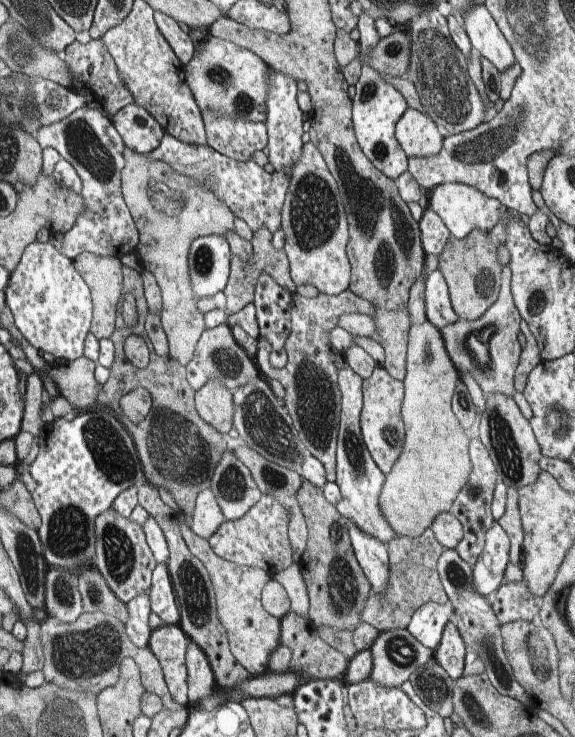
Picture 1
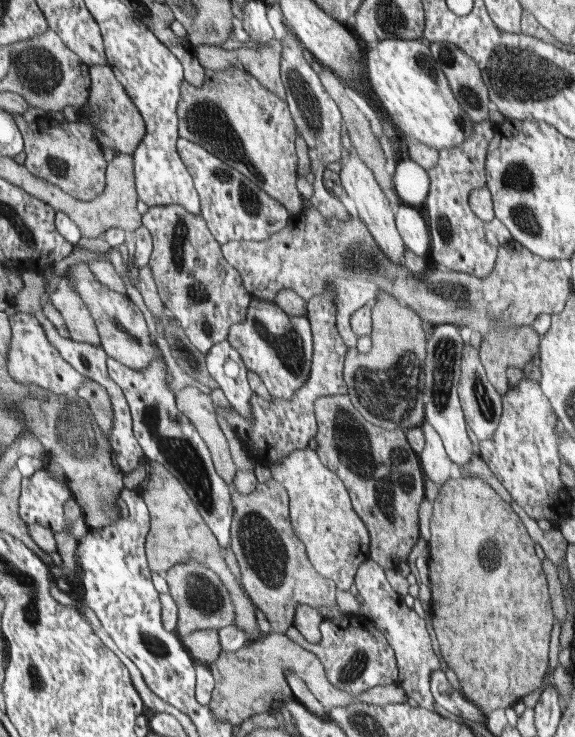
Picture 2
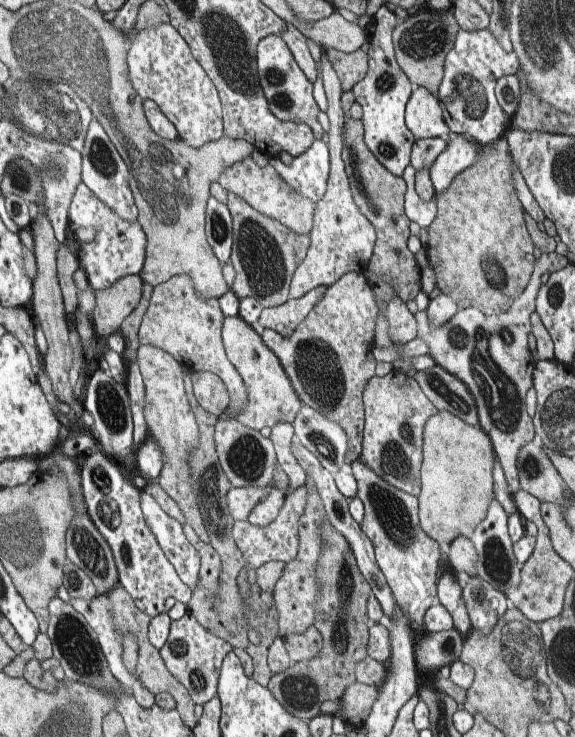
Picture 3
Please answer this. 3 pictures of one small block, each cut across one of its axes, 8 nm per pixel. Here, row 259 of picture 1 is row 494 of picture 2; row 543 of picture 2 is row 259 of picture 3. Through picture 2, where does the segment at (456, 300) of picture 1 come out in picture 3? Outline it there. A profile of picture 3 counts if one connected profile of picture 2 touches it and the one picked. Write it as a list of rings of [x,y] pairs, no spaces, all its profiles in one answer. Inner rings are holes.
[[[505,136],[500,137],[496,144],[482,145],[479,148],[479,153],[477,154],[476,162],[464,172],[456,174],[454,180],[450,182],[450,186],[440,192],[440,194],[435,194],[434,201],[436,205],[436,216],[434,220],[431,221],[429,225],[426,225],[428,229],[428,242],[426,244],[427,259],[429,263],[433,266],[435,272],[435,283],[437,284],[440,291],[445,295],[454,297],[457,305],[460,309],[476,307],[486,315],[499,315],[504,314],[512,304],[514,300],[526,290],[526,286],[532,275],[532,270],[534,270],[534,248],[532,248],[532,240],[528,236],[529,228],[526,226],[526,212],[525,208],[522,206],[521,199],[518,198],[516,188],[514,188],[514,174],[512,174],[512,154],[510,153],[509,143]]]

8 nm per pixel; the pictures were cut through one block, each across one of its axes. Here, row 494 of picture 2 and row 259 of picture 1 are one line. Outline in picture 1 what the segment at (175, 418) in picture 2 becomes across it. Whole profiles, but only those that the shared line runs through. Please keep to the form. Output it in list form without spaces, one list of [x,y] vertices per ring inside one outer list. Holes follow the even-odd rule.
[[[222,235],[194,240],[189,250],[189,275],[196,298],[208,298],[224,290],[230,272],[230,248]]]

